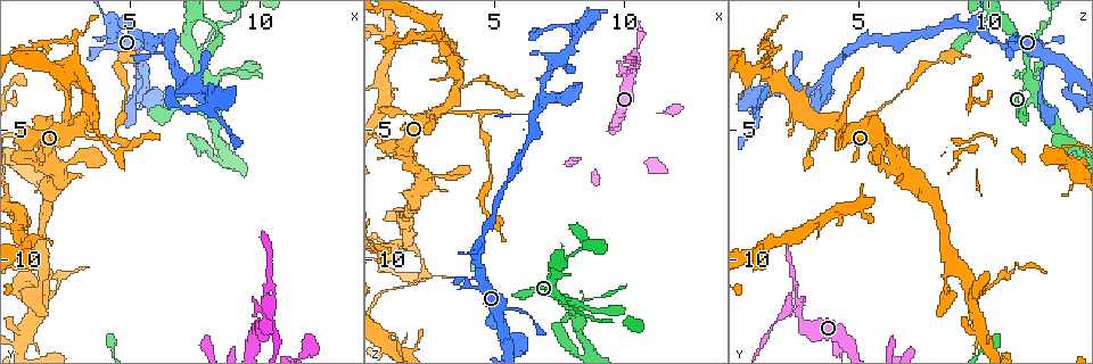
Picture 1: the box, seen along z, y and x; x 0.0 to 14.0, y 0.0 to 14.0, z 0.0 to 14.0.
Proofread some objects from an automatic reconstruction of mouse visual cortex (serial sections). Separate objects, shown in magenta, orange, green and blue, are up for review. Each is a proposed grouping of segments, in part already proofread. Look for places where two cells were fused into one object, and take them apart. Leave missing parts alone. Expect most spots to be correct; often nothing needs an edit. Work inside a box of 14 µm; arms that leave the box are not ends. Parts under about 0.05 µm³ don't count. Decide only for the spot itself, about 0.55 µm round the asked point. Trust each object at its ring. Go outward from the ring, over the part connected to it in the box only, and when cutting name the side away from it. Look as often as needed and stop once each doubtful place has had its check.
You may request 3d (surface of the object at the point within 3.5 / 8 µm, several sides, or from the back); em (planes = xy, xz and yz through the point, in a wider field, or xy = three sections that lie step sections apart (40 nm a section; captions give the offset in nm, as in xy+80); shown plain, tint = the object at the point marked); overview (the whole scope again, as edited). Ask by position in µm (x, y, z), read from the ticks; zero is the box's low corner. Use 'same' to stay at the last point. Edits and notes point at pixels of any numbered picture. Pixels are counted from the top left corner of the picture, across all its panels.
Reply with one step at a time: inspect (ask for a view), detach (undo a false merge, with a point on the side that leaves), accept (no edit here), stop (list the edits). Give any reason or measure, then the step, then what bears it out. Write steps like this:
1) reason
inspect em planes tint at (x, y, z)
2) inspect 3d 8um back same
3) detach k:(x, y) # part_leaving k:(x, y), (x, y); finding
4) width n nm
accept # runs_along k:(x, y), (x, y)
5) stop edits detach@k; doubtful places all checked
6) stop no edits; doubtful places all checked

thin arm on a thick one
inspect 3d 8um at (7.5, 2.2, 11.5)

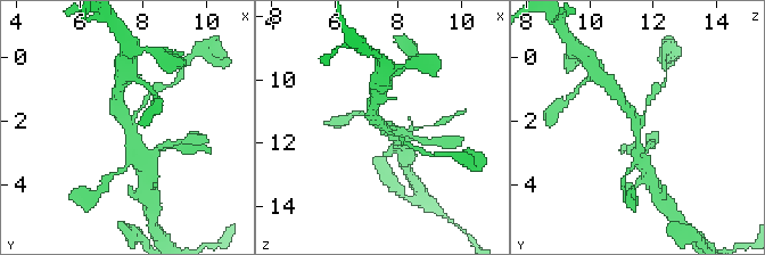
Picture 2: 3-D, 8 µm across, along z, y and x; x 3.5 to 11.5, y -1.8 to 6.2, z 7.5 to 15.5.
arms 3; arm_widths 100, 300, 300 nm
inspect em xy step 5 tint at (7.6, 2.1, 11.4)

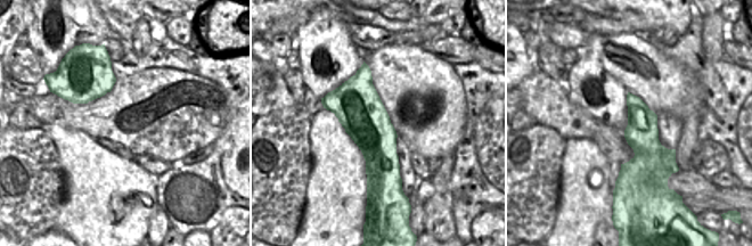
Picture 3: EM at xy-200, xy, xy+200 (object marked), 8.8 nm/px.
accept # runs_along 2:(639, 161), (635, 118), (620, 99); continuous, no second cell

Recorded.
abrupt turn
inspect 3d 8um at (1.2, 2.2, 1.6)

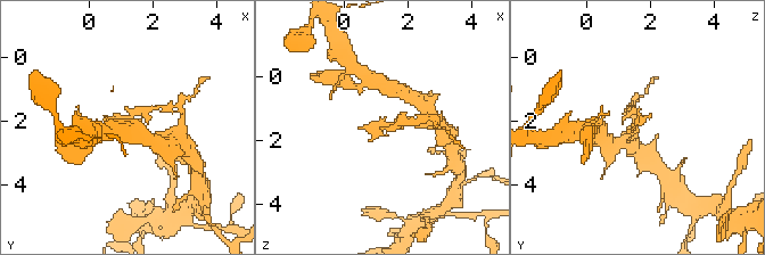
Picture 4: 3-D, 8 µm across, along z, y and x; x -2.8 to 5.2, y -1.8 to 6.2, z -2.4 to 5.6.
need the tissue
inspect em xy step 1 tint at (1.1, 2.2, 1.5)

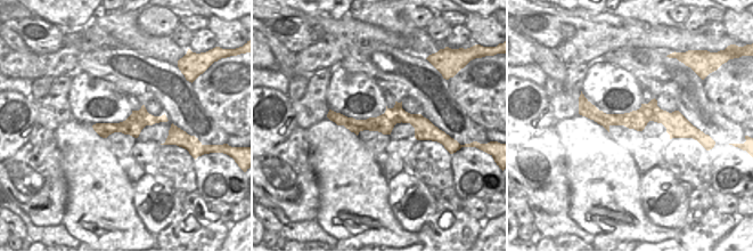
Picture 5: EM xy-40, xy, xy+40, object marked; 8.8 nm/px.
accept # runs_along 4:(153, 136), (122, 125), (124, 108); continuous, no second cell

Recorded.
calibre changes
inspect 3d 3.5um at (3.4, 5.4, 4.4)

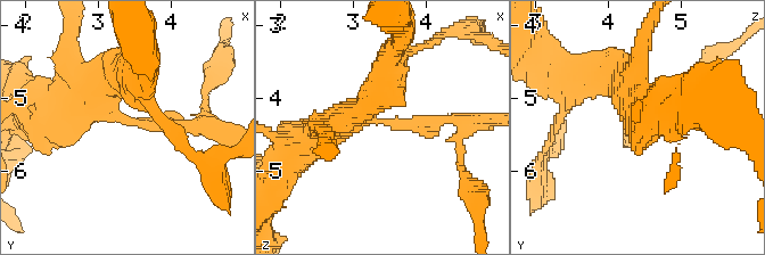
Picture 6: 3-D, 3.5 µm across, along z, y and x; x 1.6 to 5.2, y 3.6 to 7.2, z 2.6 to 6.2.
arm_widths 150, 450 nm
inspect em xy step 5 tint at (3.55, 5.35, 4.35)

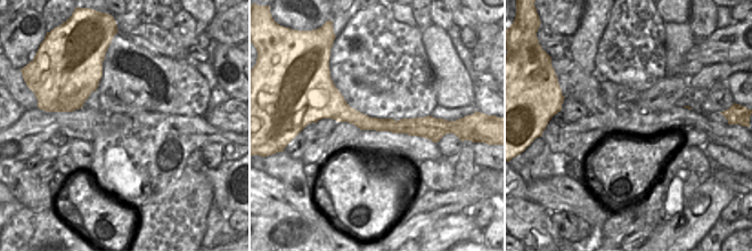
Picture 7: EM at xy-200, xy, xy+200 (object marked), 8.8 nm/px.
accept # runs_along 6:(76, 103), (95, 92), (133, 123), (206, 123); all the same cell

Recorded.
thick turns thin
inspect 3d 3.5um at (4.4, 5.0, 4.9)

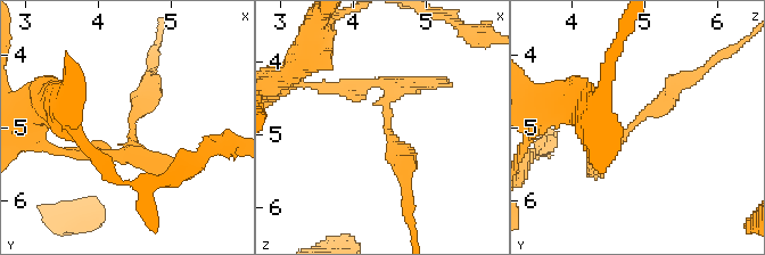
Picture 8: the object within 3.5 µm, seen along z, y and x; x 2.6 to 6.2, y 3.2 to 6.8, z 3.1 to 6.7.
now the EM
inspect em xy step 2 tint at (4.45, 5.00, 4.90)

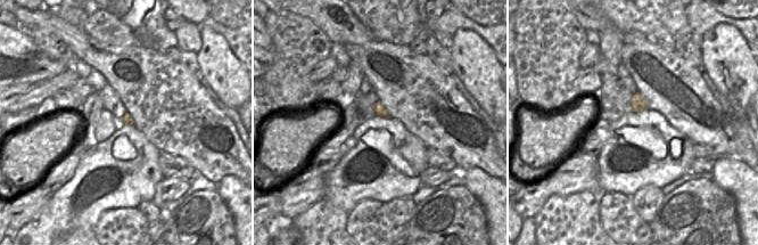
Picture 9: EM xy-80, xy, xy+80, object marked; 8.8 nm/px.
accept # one cell here

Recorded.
two arms in line, one across
inspect 3d 3.5um at (10.2, 11.6, 2.6)

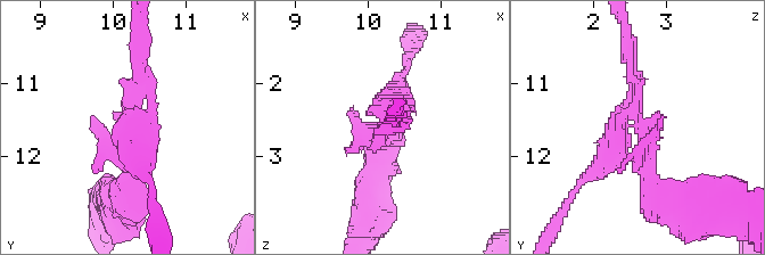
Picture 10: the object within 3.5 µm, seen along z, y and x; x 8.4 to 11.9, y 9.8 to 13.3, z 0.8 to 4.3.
inspect em xy step 2 tint at (10.25, 11.60, 2.65)

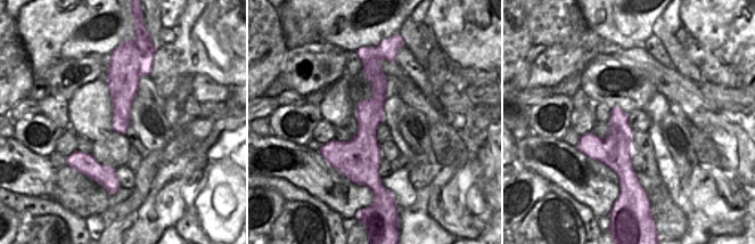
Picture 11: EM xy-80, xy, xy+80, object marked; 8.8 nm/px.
detach 10:(607, 150) # a second cell is stuck on

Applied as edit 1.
stop edits detach@10; doubtful places all checked

